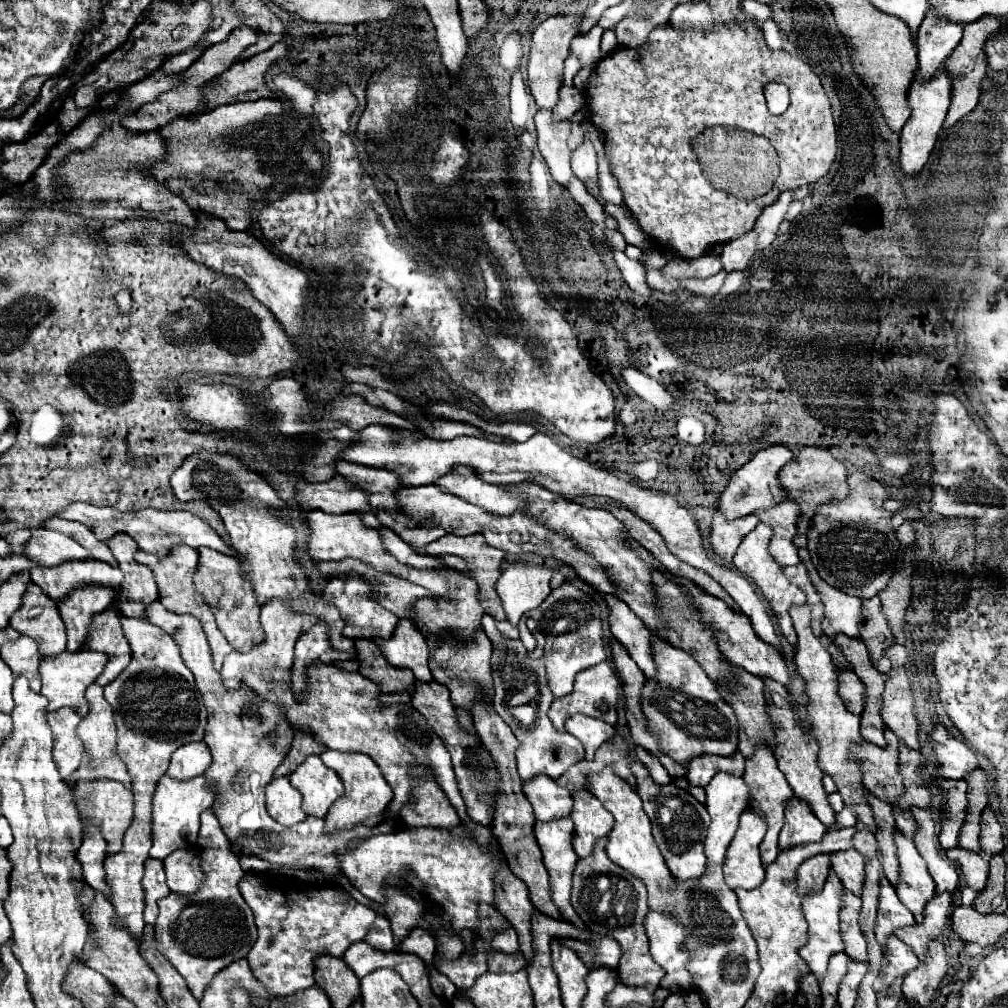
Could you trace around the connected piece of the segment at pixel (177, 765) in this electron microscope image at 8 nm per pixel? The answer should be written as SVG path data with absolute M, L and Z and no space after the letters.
M193 741L181 745L173 753L167 775L175 779L189 779L189 777L203 775L209 765L211 765L211 751L207 749L205 741L197 741L197 743Z

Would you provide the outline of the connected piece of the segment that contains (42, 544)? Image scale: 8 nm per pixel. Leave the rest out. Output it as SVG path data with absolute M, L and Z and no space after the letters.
M33 529L31 539L25 545L27 557L37 561L43 567L63 565L67 561L87 561L91 555L71 537L51 531L51 529Z

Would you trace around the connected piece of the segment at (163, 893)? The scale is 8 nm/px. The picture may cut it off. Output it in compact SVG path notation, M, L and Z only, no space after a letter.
M147 859L145 861L145 877L143 877L143 889L145 889L145 923L155 923L155 917L159 913L157 901L161 897L167 897L171 891L165 883L165 869L163 859Z

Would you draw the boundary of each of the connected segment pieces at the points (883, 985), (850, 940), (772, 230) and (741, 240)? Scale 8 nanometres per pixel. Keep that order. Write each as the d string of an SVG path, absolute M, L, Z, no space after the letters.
M889 937L887 947L889 947L889 955L883 959L881 973L875 981L877 995L885 993L895 979L905 979L905 975L919 965L919 959L913 955L913 951L897 937Z
M847 893L841 909L841 935L845 941L845 953L853 961L867 961L867 941L859 927L861 899L853 893Z
M791 189L789 191L783 191L779 195L779 199L773 205L769 205L761 213L761 217L757 219L755 229L759 231L759 249L765 249L775 239L777 229L779 229L779 223L785 219L785 213L789 209L789 203L793 201L793 193L795 191L791 191Z
M751 229L749 233L743 233L743 237L737 237L735 241L721 245L721 263L725 271L735 269L747 269L757 253L757 231Z

